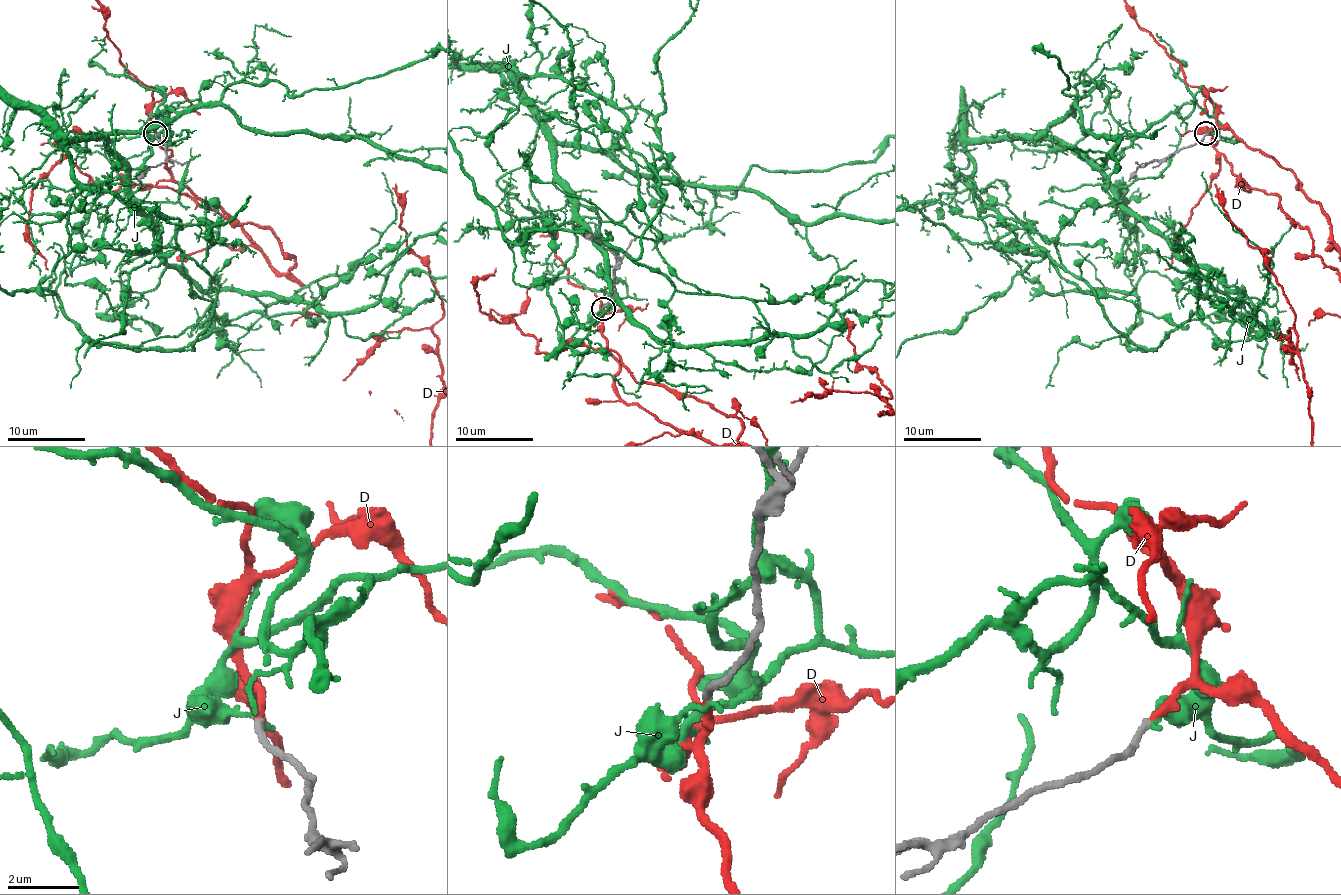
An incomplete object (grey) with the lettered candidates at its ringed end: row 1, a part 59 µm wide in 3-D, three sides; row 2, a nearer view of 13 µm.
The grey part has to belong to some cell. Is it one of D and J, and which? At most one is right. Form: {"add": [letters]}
{"add": ["D"]}

